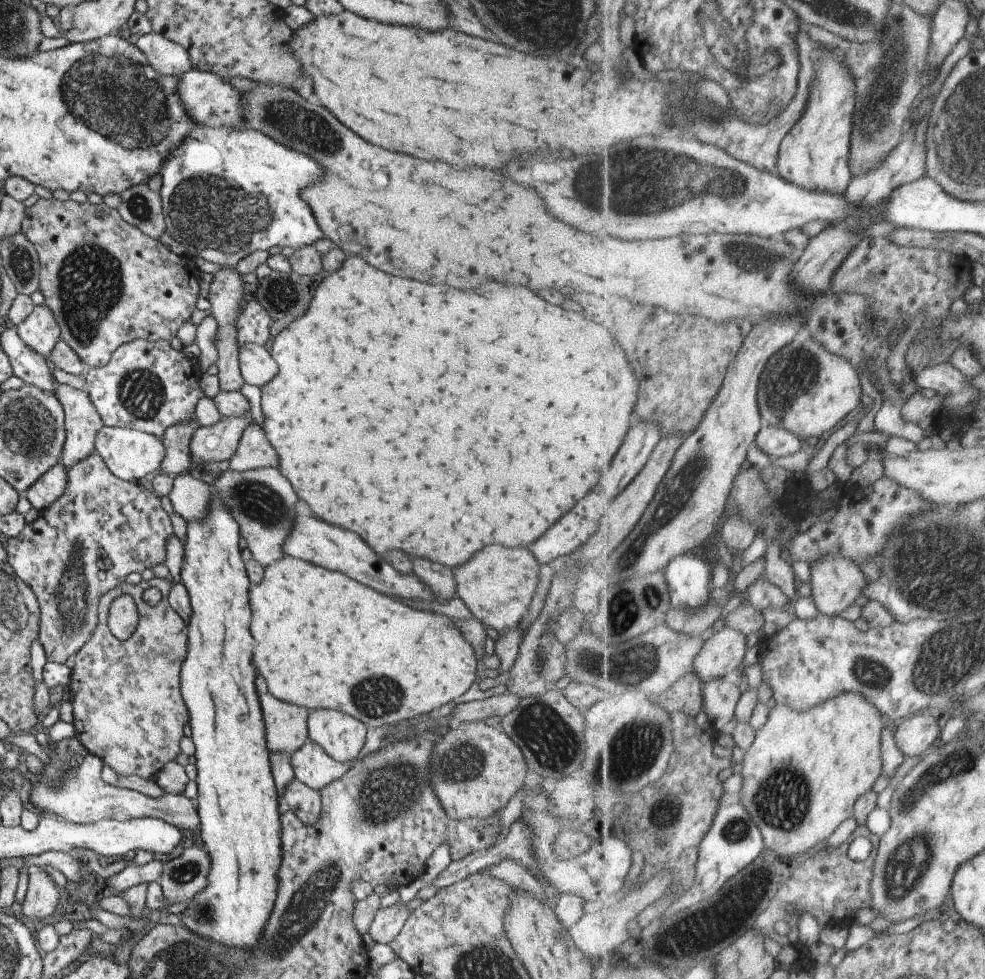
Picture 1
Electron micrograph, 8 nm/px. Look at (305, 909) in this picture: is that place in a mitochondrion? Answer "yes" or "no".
yes

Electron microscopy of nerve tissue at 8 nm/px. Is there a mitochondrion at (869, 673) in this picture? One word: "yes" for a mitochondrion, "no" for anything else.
yes

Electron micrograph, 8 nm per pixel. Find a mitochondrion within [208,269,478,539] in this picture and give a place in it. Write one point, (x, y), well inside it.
(259, 502)

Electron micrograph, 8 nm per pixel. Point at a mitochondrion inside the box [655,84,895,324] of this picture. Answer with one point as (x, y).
(748, 253)

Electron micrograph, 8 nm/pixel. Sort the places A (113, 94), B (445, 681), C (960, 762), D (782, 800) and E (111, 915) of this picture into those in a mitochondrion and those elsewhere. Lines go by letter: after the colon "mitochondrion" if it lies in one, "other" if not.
A: mitochondrion
B: other
C: mitochondrion
D: mitochondrion
E: other

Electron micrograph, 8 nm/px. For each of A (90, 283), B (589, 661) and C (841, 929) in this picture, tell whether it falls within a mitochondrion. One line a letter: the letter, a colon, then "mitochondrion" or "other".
A: mitochondrion
B: mitochondrion
C: other

